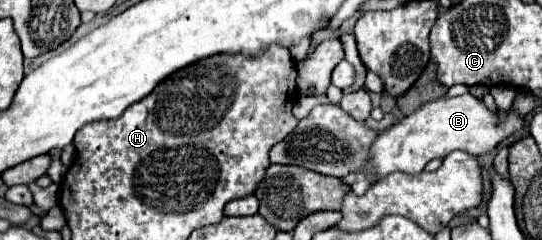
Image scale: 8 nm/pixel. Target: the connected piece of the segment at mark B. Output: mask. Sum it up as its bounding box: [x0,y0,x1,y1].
[343,93,523,195]

